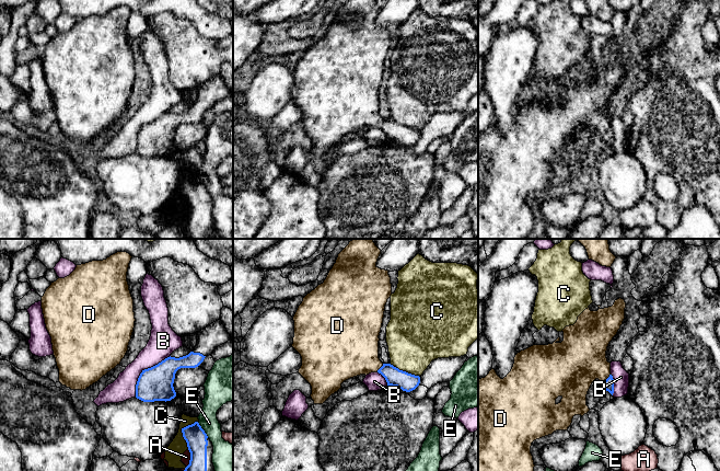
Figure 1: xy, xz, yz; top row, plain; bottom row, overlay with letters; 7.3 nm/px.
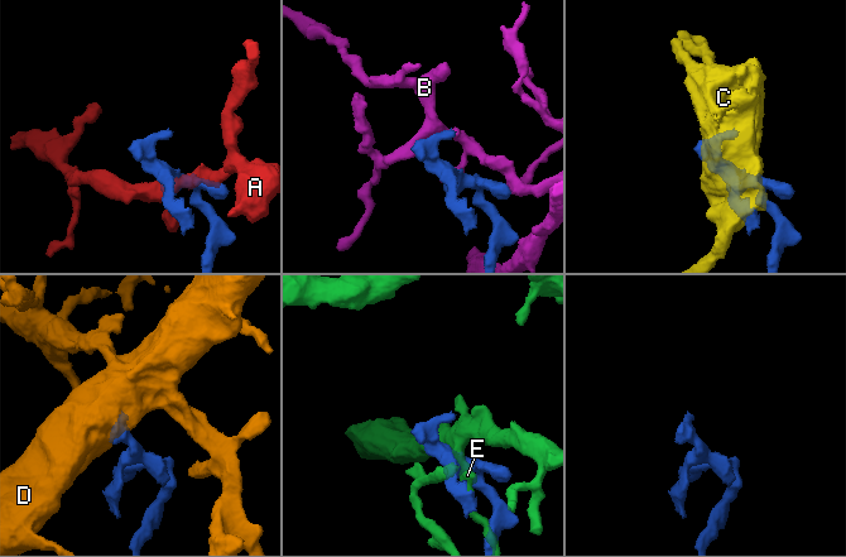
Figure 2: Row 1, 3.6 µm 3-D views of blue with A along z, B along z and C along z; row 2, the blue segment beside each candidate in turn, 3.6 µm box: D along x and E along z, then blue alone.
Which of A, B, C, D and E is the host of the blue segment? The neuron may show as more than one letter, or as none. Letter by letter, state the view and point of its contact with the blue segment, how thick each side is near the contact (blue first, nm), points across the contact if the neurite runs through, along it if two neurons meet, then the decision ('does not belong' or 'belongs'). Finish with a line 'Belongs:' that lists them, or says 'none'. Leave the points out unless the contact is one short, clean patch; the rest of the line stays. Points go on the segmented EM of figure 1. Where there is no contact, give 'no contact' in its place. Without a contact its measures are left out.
A: contact xy (190, 458); calibres 160 and 60 nm; does not belong
B: contact xy (143, 370); calibres 260 and 200 nm; does not belong
C: contact xy (182, 432); calibres 160 and 130 nm; does not belong
D: contact yz (607, 378); calibres 80 and 380 nm; way yz (608, 383), (607, 378), (594, 365), (580, 358); belongs
E: contact xy (204, 431); calibres 160 and 200 nm; does not belong
Belongs: D

